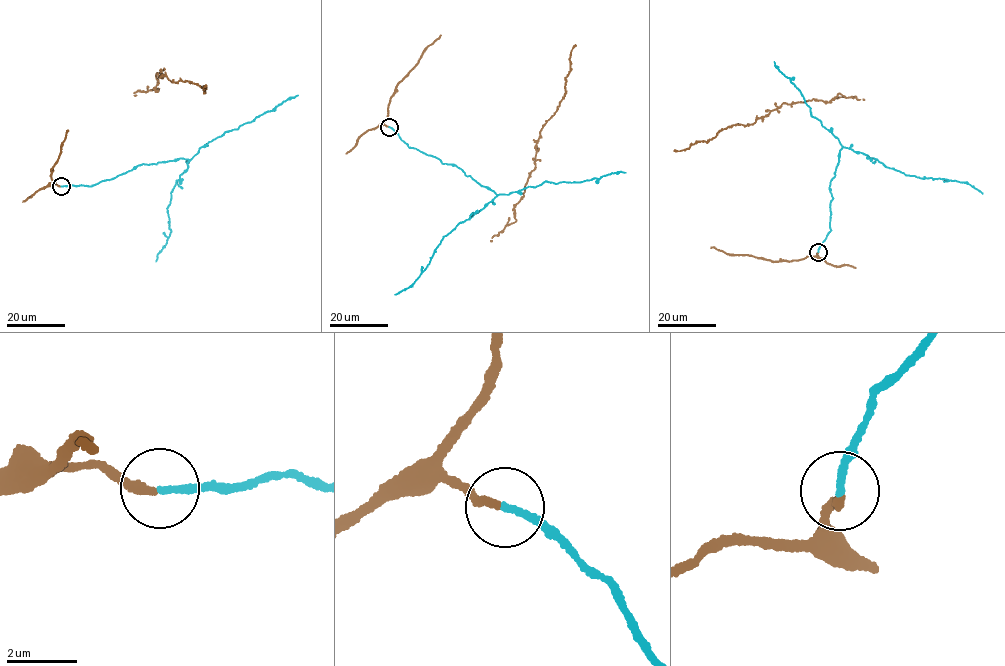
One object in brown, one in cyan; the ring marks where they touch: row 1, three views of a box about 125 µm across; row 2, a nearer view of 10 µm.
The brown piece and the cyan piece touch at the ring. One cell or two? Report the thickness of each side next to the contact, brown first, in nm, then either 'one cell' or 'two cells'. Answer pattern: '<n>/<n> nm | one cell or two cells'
240/200 nm | one cell

